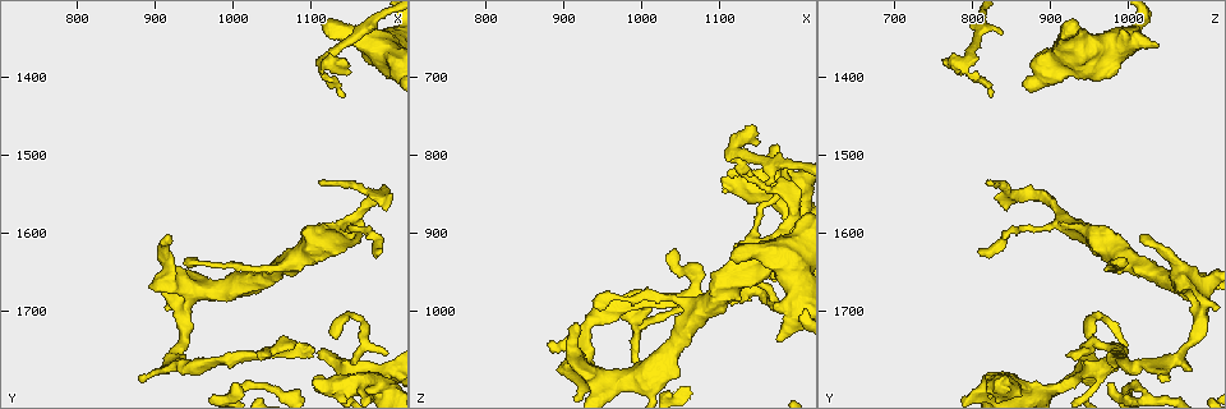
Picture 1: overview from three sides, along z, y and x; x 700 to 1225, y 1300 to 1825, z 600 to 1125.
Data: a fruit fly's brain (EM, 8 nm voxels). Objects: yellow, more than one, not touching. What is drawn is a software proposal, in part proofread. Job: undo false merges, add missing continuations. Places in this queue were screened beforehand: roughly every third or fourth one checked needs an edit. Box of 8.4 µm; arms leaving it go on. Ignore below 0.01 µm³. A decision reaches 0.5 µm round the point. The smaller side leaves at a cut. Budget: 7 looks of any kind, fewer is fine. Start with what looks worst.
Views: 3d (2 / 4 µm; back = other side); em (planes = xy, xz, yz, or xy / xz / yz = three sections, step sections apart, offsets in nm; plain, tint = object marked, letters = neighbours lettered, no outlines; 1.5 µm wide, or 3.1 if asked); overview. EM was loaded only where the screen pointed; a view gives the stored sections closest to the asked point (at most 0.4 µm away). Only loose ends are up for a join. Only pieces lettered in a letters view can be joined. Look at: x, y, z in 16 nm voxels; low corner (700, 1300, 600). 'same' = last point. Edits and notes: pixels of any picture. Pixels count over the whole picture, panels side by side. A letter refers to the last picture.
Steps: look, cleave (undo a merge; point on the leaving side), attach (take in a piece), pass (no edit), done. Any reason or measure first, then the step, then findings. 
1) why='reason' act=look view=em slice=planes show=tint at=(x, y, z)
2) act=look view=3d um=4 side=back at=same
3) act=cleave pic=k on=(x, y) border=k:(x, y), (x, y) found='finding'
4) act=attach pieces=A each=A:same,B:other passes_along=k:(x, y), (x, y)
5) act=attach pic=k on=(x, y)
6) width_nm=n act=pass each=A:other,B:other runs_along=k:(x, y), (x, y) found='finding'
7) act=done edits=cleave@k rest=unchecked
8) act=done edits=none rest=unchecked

why='free end' act=look view=em slice=xy step=8 show=letters at=(1175, 1360, 1040)

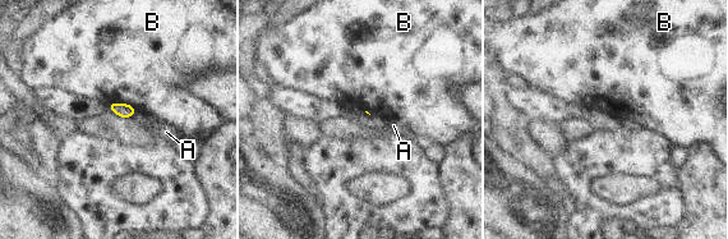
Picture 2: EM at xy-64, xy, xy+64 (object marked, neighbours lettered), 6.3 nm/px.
act=pass each=A:other,B:other border=2:(109, 102), (125, 102), (137, 110) found='none of them fits'

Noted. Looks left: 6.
why='tapers out' act=look view=3d um=4 side=back at=(1140, 1420, 825)

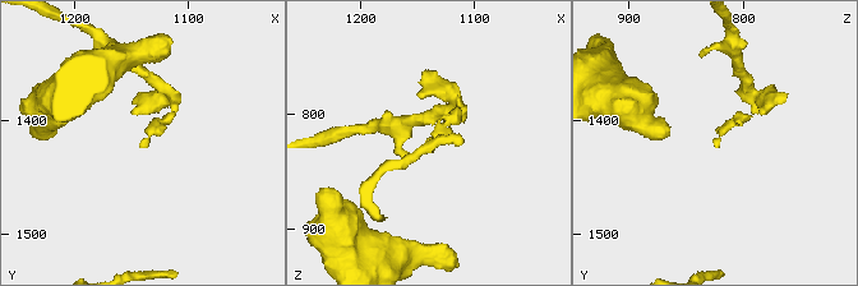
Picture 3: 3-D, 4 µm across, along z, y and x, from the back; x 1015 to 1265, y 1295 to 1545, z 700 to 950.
act=look view=em slice=xy step=4 show=letters at=(1142, 1424, 822)

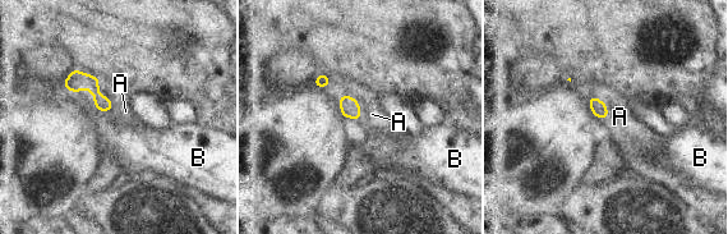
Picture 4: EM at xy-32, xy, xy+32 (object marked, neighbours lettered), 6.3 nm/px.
width_nm=90 act=attach pieces=A each=A:same,B:other found='the neuron continues'

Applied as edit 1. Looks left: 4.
why='branch stops here' act=look view=em slice=yz step=8 show=tint at=(1195, 1615, 810)

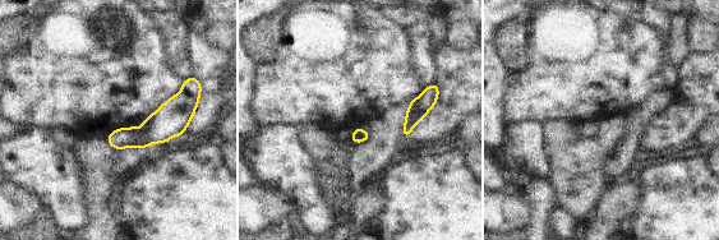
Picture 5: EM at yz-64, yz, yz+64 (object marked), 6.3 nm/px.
why='cut it another way' act=look view=em slice=xy step=4 show=letters at=same

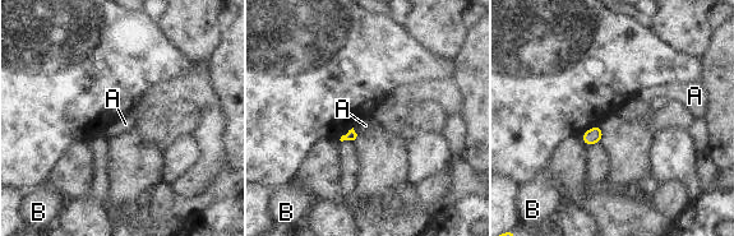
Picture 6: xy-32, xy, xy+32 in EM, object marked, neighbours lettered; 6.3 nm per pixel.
longest_contact=A:60nm act=pass each=A:other,B:other found='none of them fits'

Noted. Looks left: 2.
act=done edits=attach@4 rest=unchecked

